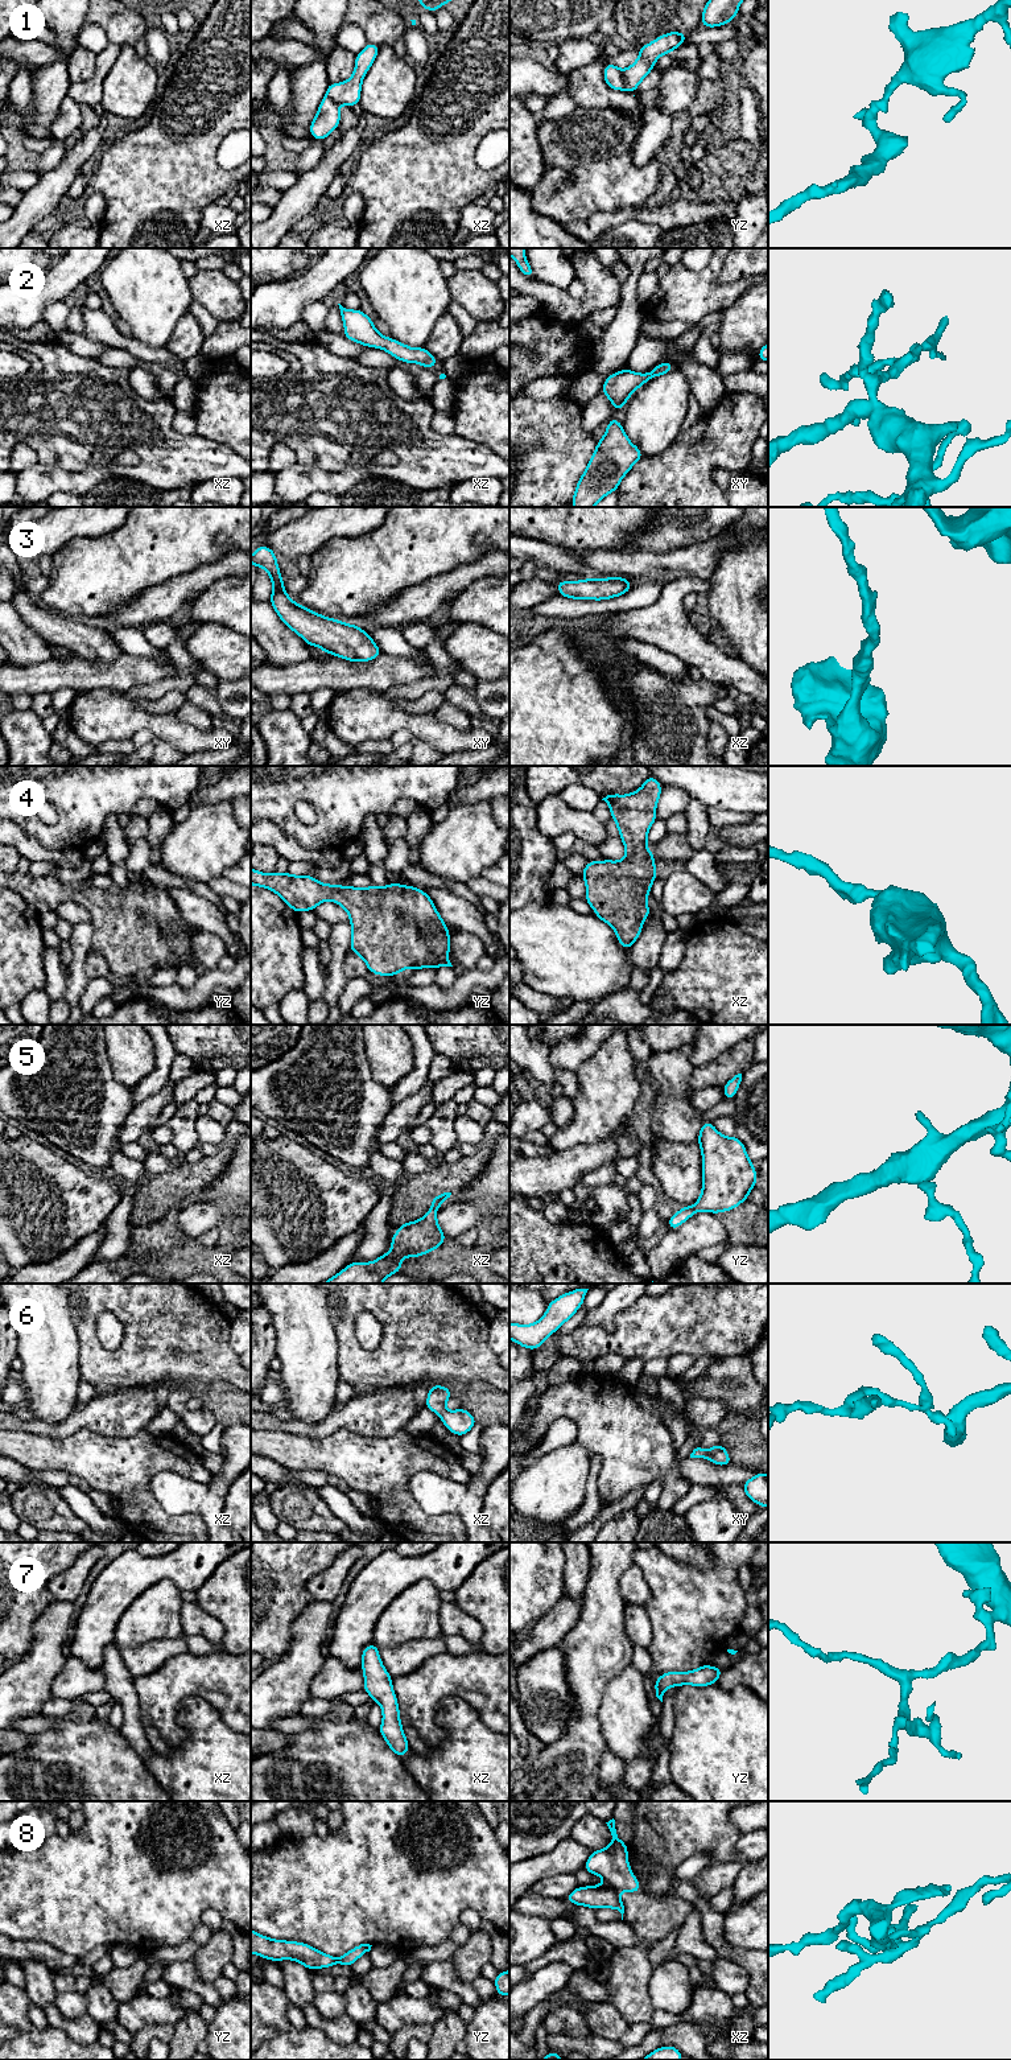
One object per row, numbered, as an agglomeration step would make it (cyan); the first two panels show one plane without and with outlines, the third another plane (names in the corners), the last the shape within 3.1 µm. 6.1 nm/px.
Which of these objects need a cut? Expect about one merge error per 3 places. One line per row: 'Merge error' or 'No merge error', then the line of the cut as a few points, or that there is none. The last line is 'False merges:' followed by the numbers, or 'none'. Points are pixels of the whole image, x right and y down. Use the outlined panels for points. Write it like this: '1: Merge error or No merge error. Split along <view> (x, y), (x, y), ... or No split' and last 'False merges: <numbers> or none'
1: Merge error. Split along yz (620, 70), (623, 86)
2: No merge error. No split
3: No merge error. No split
4: No merge error. No split
5: No merge error. No split
6: No merge error. No split
7: No merge error. No split
8: Merge error. Split along xz (609, 1883), (617, 1891)
False merges: 1, 8

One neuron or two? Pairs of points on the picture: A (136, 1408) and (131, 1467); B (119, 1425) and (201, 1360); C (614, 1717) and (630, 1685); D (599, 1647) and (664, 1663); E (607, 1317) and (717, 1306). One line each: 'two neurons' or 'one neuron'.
A: two neurons
B: two neurons
C: one neuron
D: two neurons
E: two neurons

